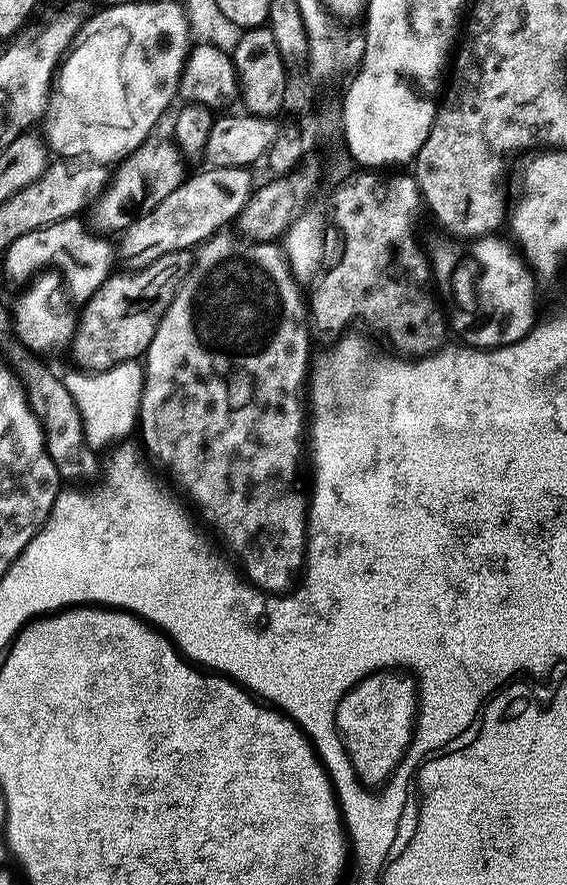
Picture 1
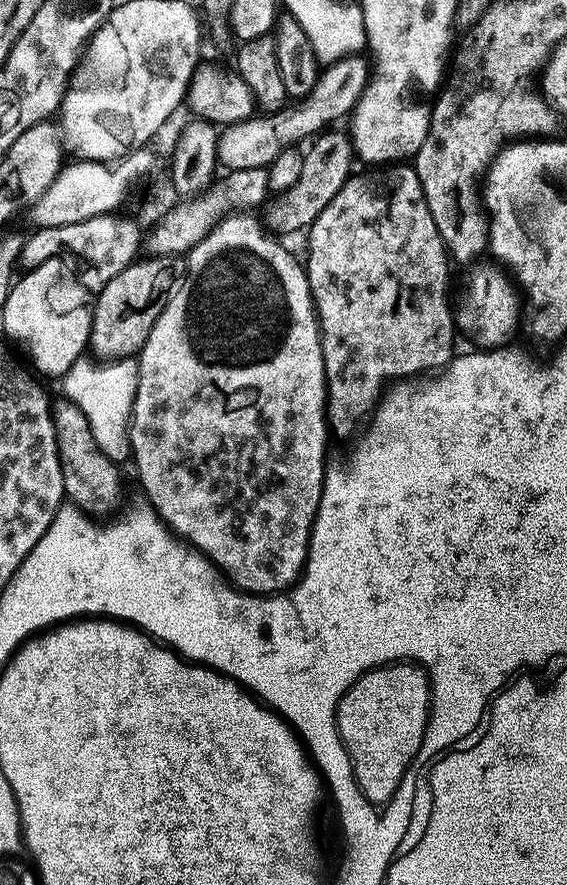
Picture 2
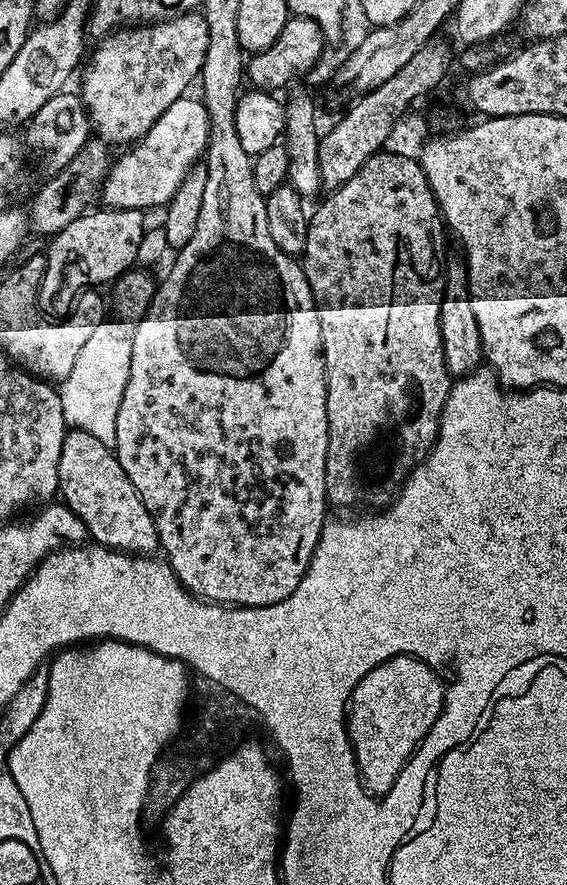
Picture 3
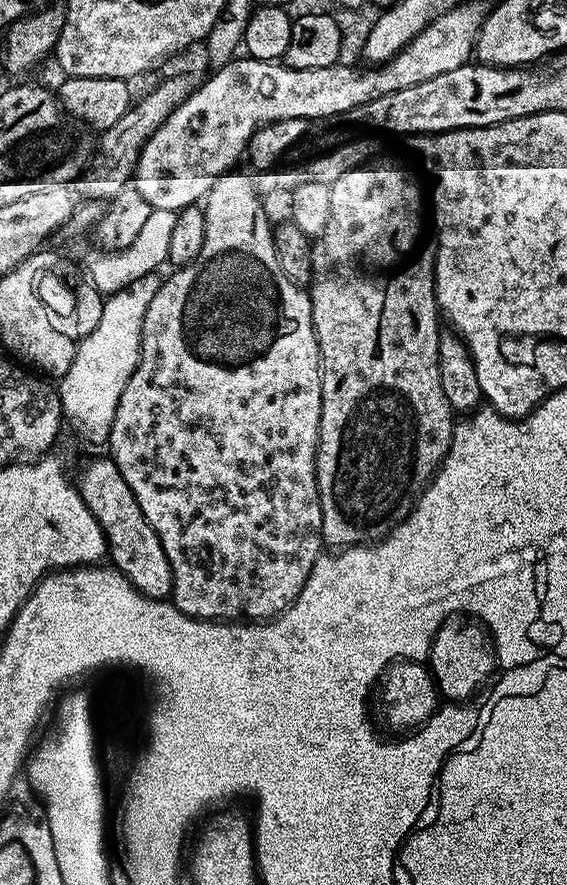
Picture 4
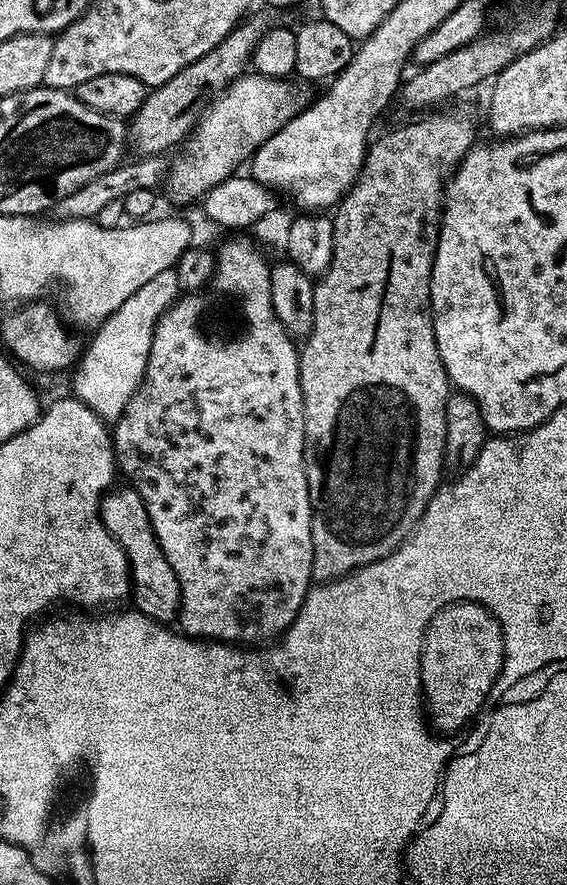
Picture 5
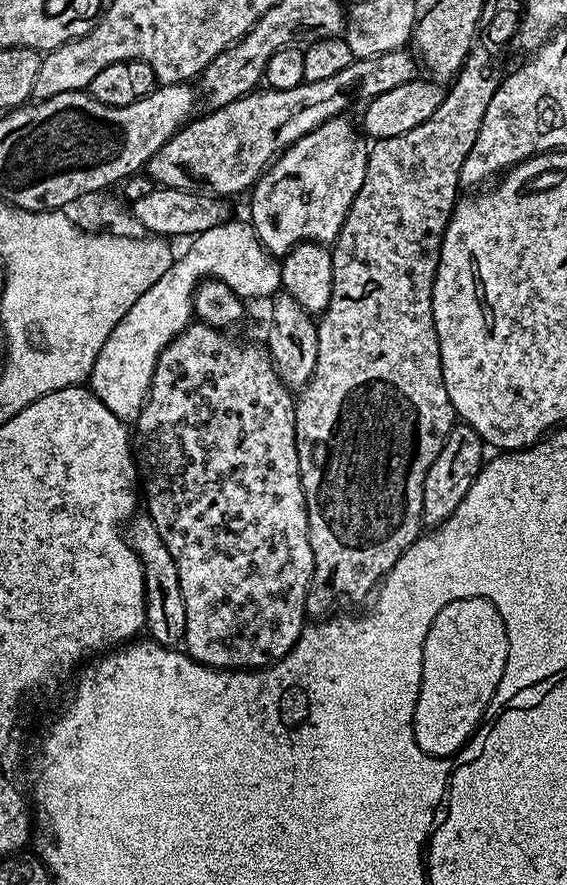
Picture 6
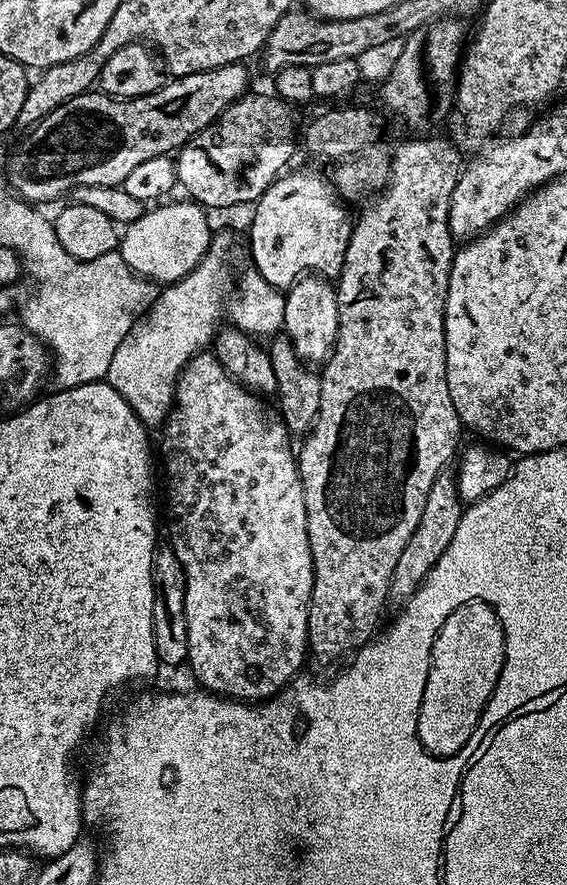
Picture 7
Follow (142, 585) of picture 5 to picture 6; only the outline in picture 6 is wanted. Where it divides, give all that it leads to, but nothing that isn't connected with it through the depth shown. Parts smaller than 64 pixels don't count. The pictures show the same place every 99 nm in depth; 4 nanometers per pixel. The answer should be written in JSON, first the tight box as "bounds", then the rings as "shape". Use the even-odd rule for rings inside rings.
{"bounds":[126,514,185,647],"shape":[[[138,514],[129,521],[126,539],[137,552],[143,568],[145,593],[145,627],[149,637],[164,647],[177,647],[185,634],[185,600],[182,598],[178,570],[154,522]]]}

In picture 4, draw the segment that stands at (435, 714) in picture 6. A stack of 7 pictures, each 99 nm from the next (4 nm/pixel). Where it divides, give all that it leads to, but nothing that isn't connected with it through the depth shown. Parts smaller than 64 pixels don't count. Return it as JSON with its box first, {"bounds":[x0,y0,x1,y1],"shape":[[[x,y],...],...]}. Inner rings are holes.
{"bounds":[428,615,496,702],"shape":[[[463,615],[445,620],[432,640],[428,666],[443,699],[461,702],[473,699],[489,683],[496,666],[496,653],[484,625]]]}

